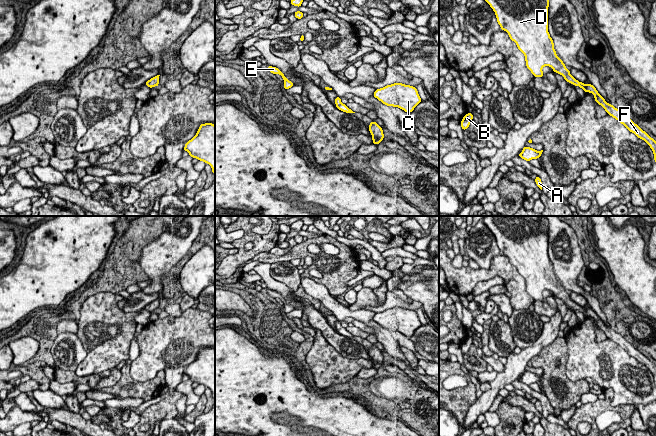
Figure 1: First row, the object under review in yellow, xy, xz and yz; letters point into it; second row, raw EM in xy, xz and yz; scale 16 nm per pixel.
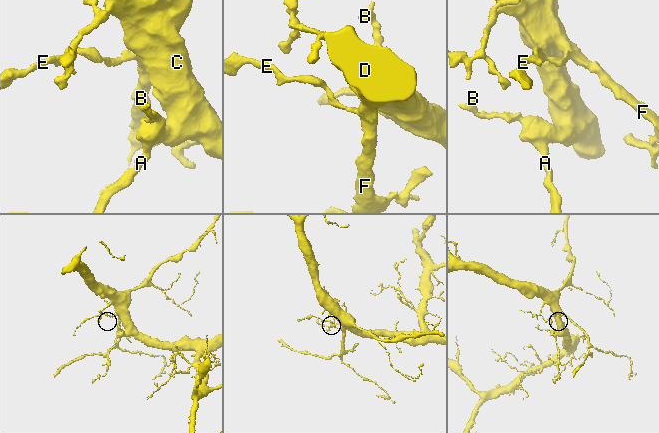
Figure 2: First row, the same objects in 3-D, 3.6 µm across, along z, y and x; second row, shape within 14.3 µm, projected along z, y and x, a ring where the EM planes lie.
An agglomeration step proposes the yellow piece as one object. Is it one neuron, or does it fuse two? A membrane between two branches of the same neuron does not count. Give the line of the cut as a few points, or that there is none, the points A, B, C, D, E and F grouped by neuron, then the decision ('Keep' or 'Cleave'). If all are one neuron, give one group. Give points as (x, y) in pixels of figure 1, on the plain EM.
No split. Groups: A B C D E F. Keep

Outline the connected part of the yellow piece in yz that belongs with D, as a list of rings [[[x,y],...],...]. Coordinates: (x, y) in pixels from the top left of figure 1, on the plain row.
[[[485,216],[483,222],[495,236],[500,252],[508,257],[509,262],[516,267],[518,273],[525,279],[526,291],[534,301],[543,302],[544,297],[542,292],[549,290],[553,293],[553,296],[562,299],[567,306],[574,310],[579,310],[584,316],[592,317],[595,321],[595,326],[601,329],[607,338],[618,344],[630,356],[634,357],[650,370],[654,378],[654,385],[656,386],[656,365],[621,334],[607,327],[591,307],[585,309],[576,304],[570,298],[570,294],[566,292],[563,285],[556,279],[553,264],[548,256],[549,222],[547,218],[543,216]]]

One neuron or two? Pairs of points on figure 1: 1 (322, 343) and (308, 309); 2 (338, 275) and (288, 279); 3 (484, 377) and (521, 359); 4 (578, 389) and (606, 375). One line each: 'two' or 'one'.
1: two
2: two
3: two
4: two

